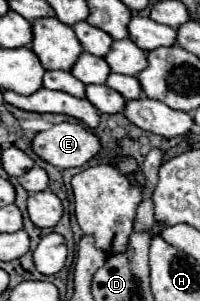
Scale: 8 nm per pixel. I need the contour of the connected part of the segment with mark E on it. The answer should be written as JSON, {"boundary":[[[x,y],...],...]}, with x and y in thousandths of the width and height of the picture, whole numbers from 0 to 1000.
{"boundary":[[[315,405],[175,445],[155,492],[205,532],[315,565],[455,532],[495,498],[495,458],[405,412]]]}

